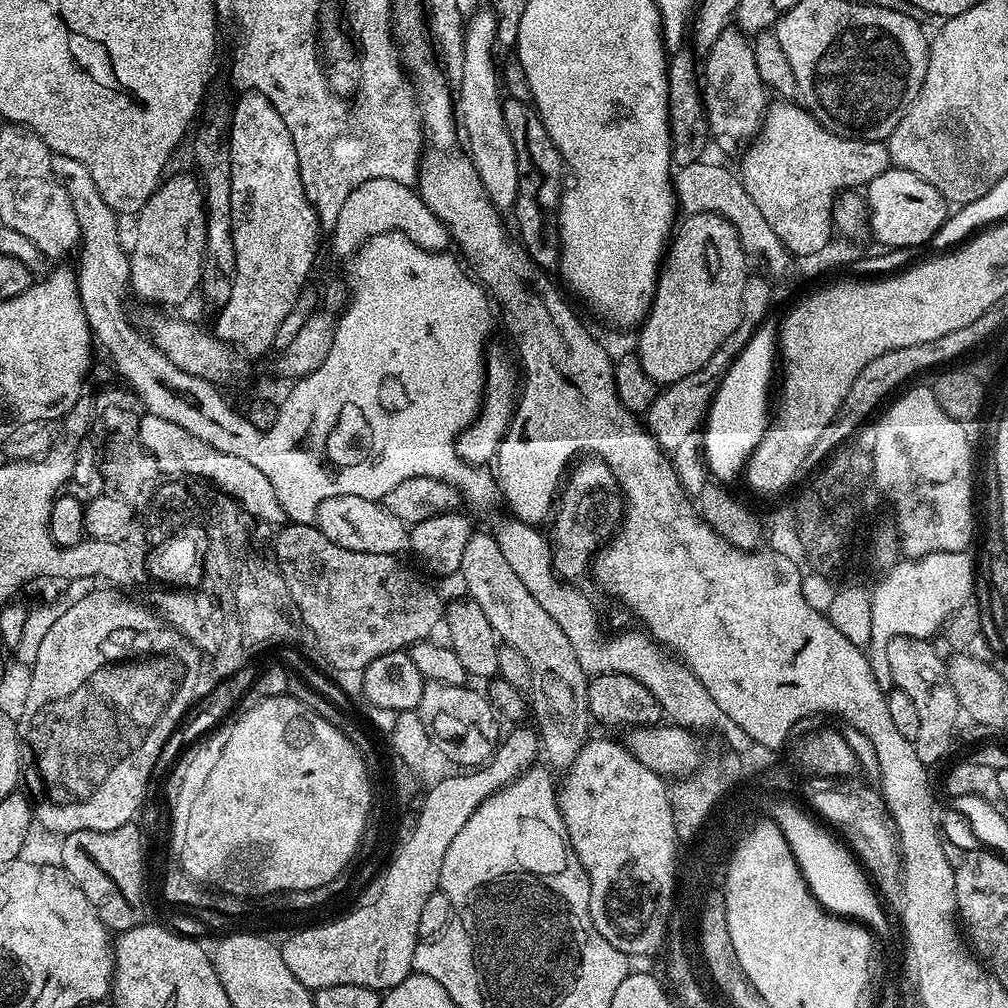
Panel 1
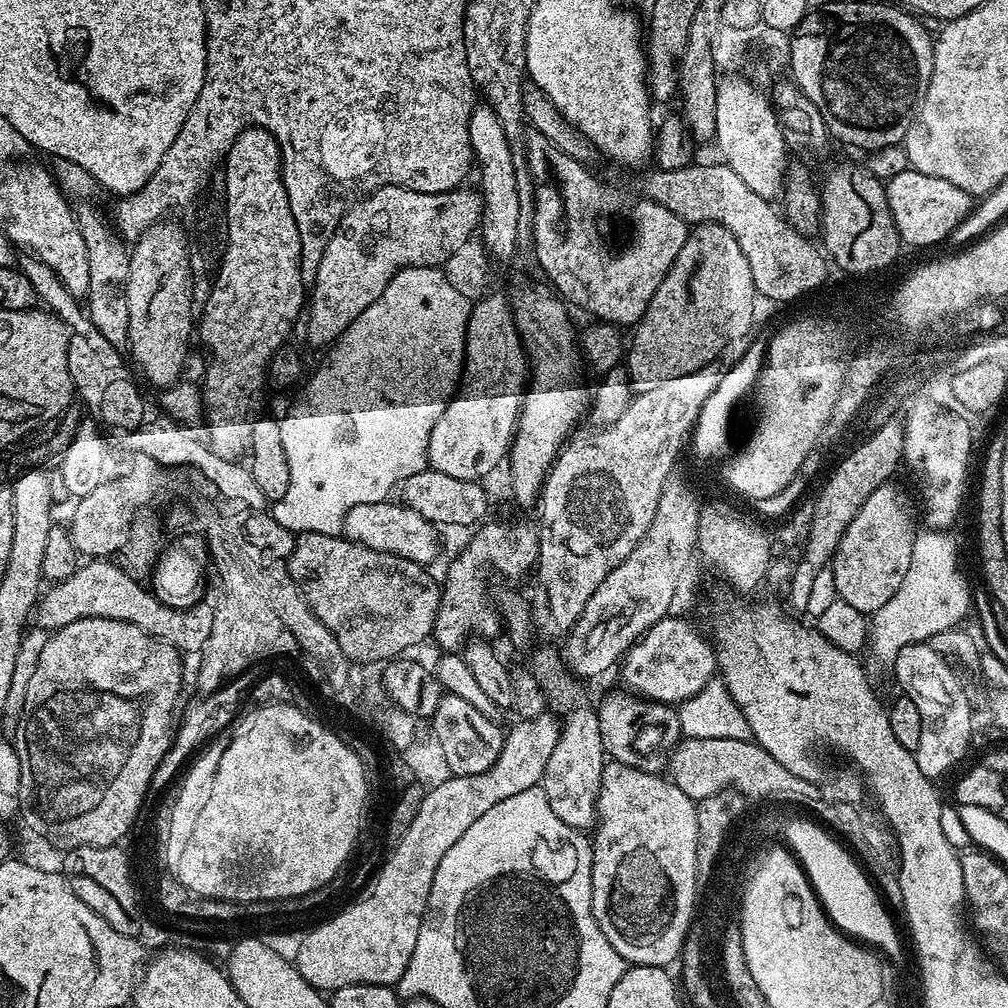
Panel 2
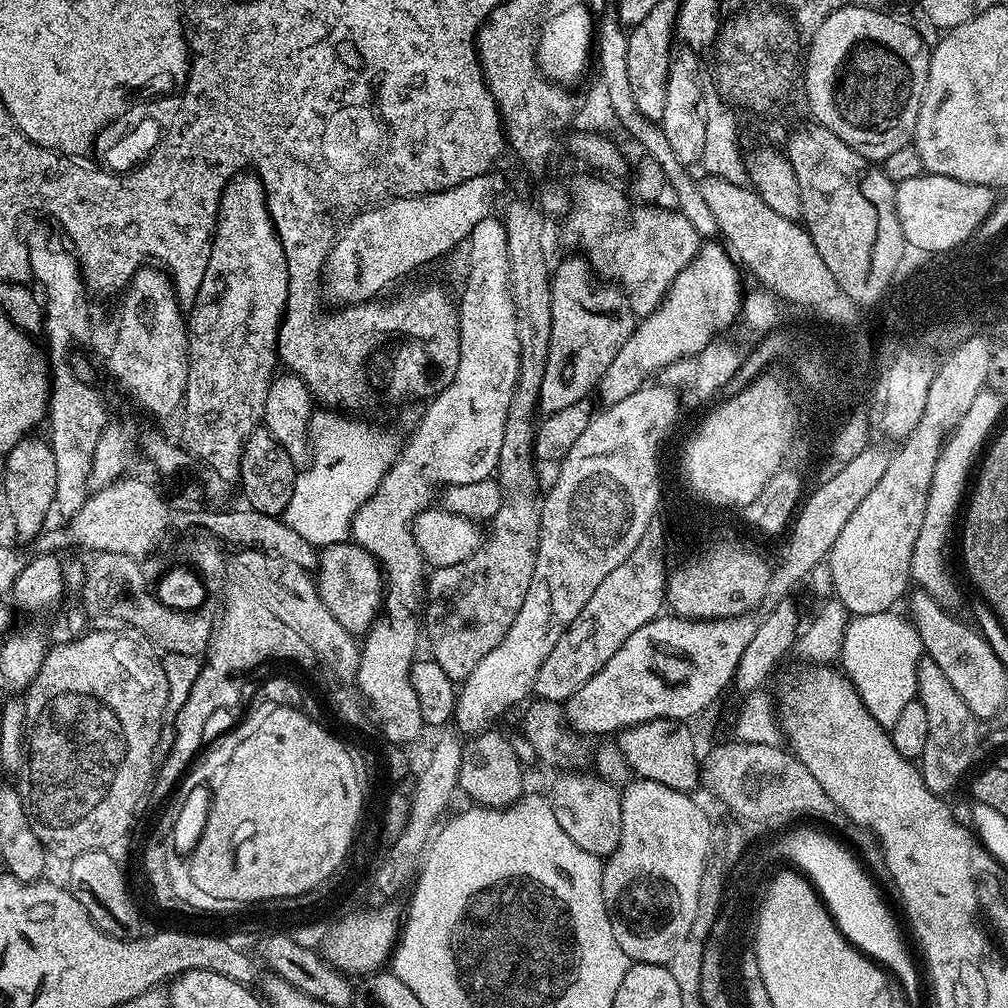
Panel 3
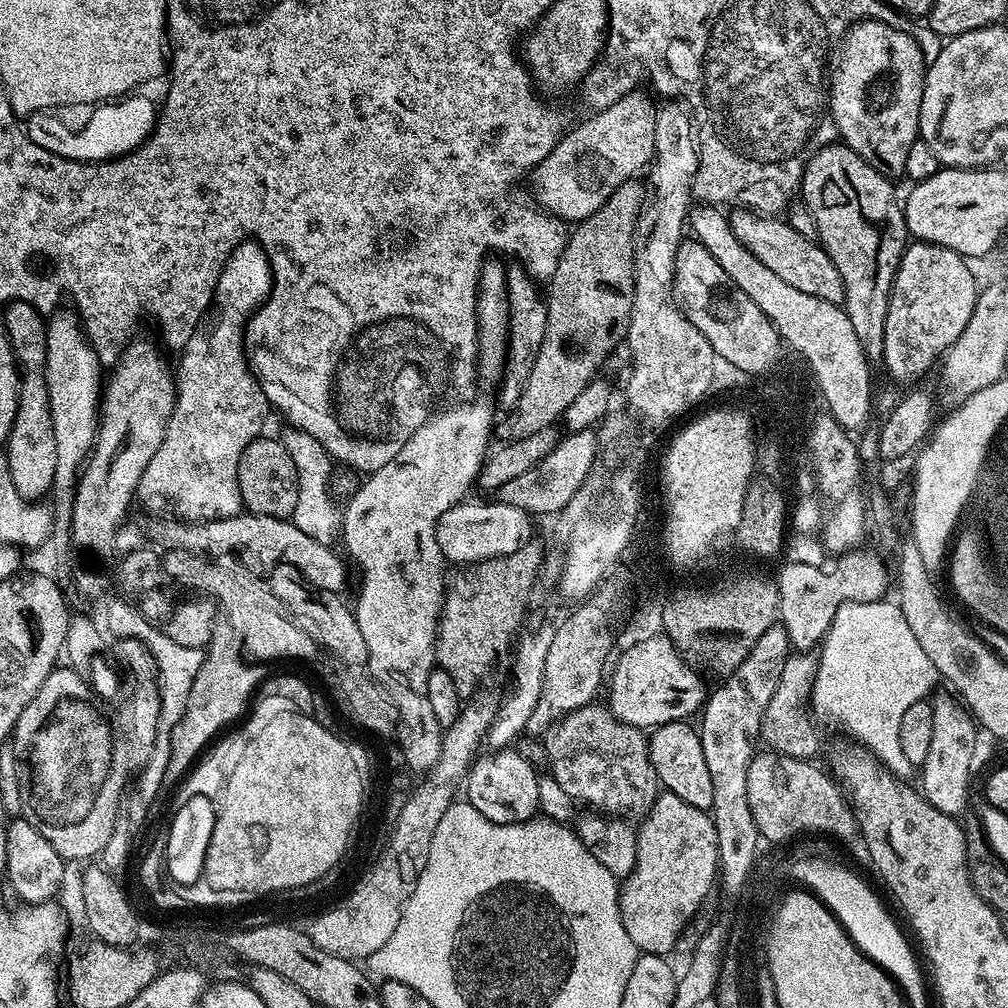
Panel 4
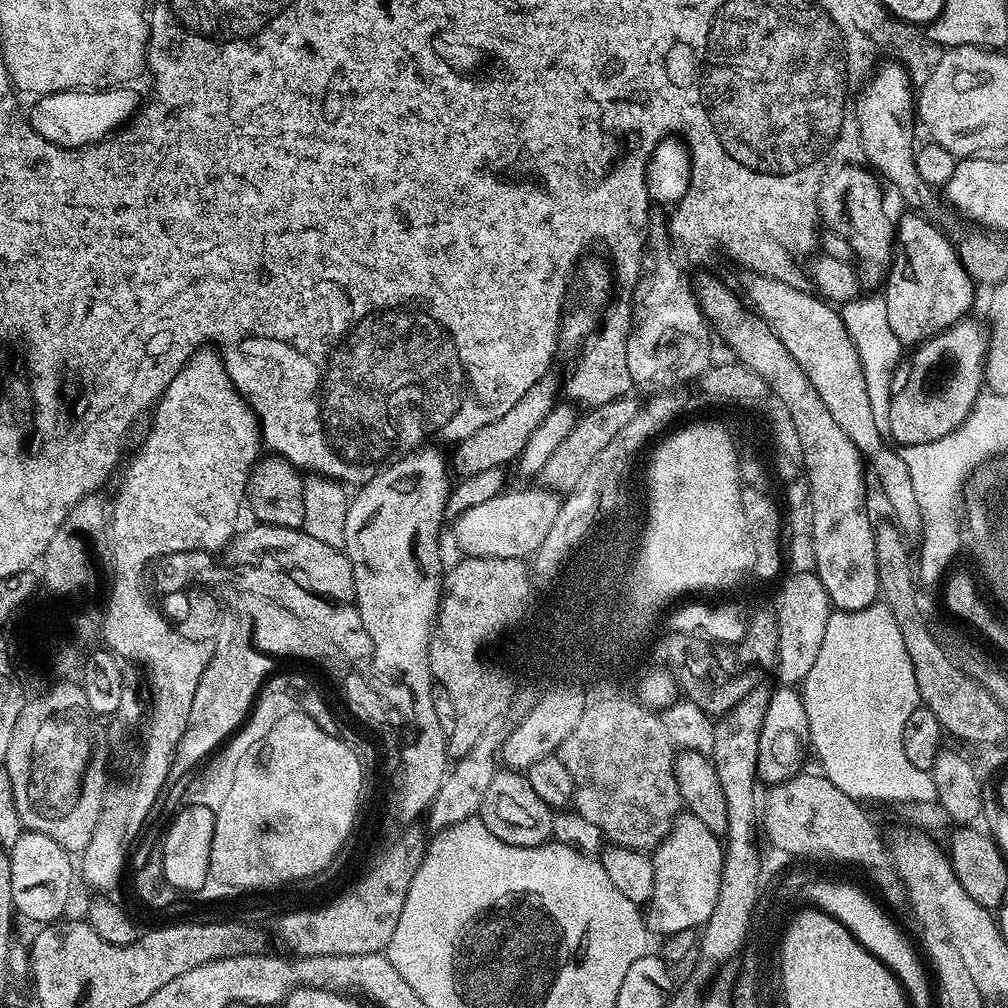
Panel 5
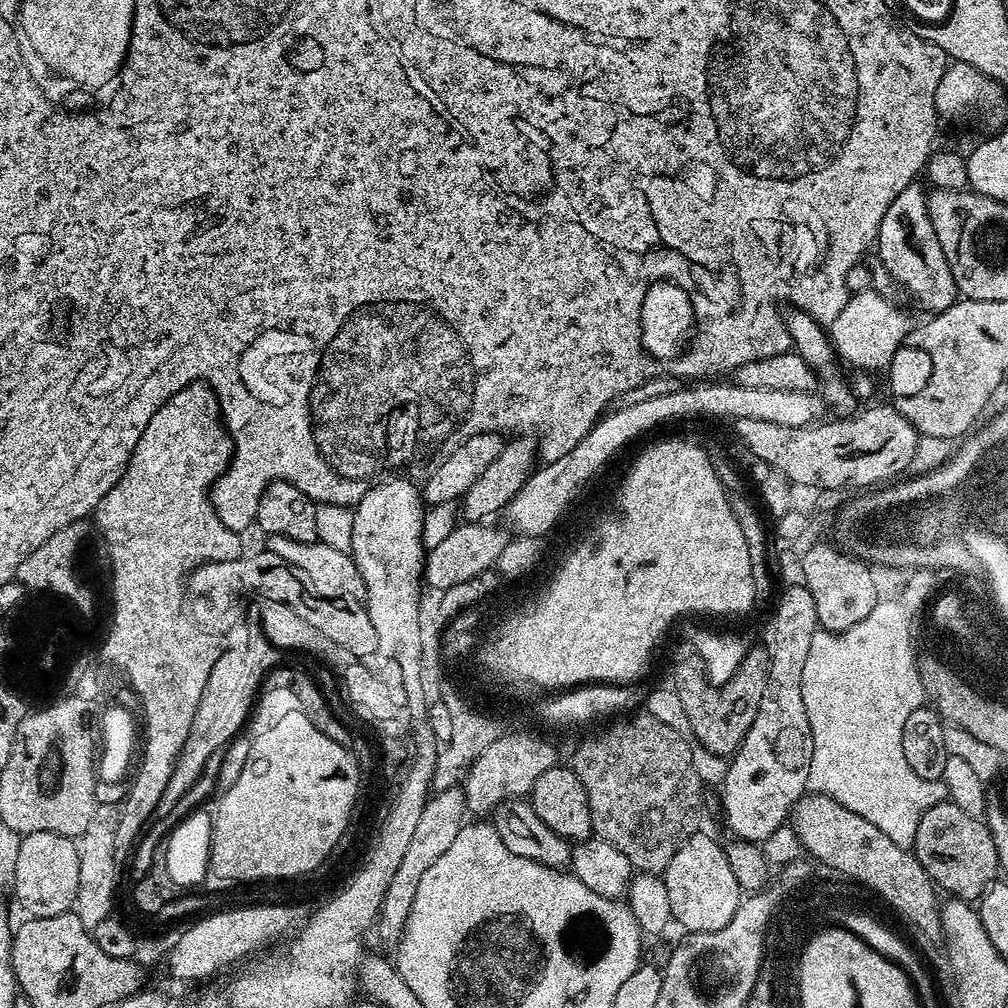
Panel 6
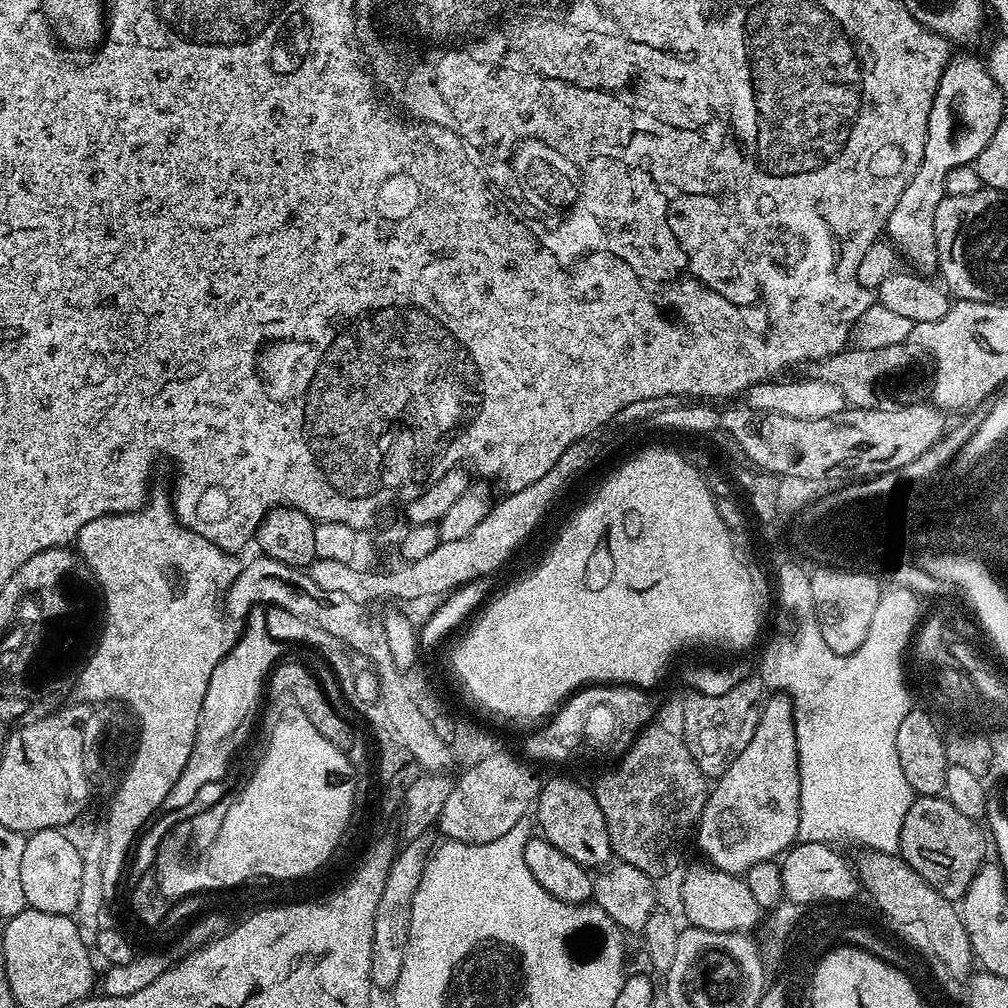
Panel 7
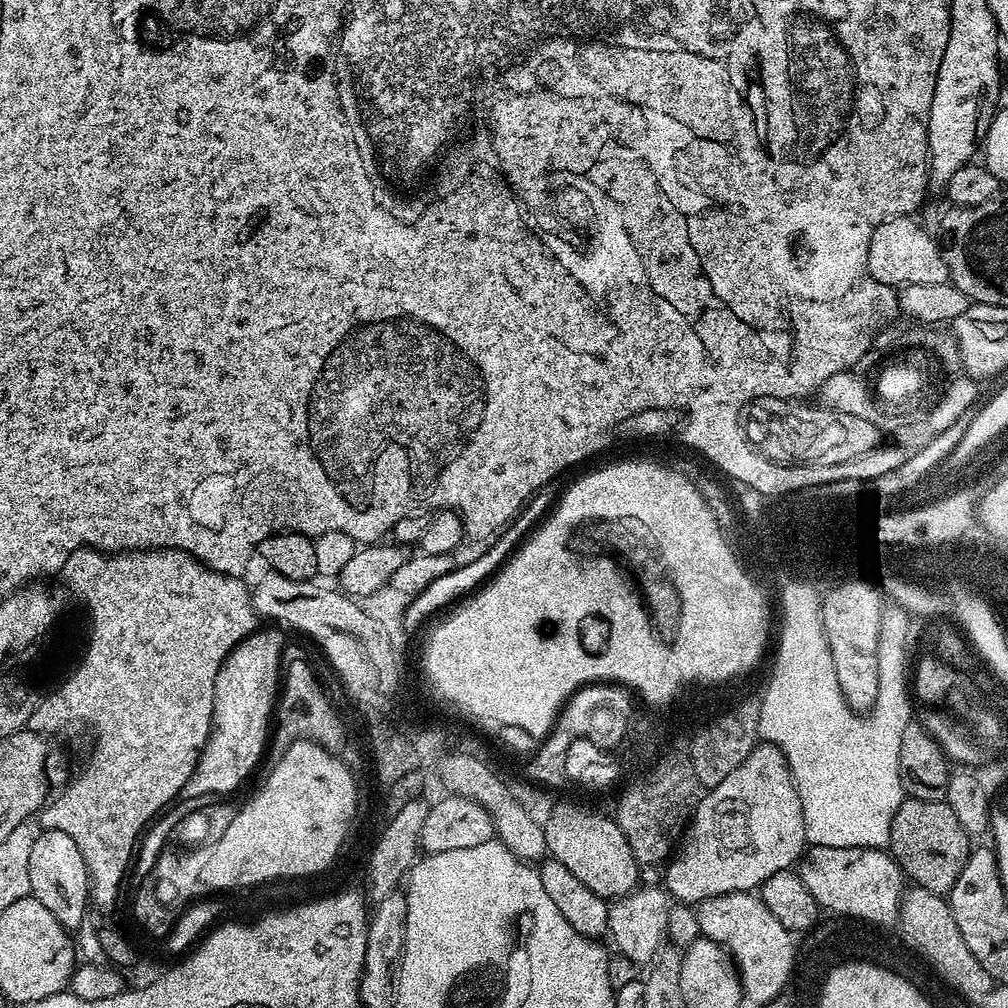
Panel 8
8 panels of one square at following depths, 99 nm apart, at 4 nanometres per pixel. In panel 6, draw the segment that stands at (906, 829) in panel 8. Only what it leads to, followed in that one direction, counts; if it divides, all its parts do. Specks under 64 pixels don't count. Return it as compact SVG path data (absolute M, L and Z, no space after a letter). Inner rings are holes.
M950 802L930 806L922 814L911 851L937 889L945 888L949 897L958 900L979 901L1000 872L998 850L987 823Z

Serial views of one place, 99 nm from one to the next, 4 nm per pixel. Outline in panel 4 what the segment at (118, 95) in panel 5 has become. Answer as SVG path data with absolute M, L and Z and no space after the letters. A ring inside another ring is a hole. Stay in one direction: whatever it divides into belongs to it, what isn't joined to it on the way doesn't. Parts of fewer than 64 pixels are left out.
M130 94L115 101L107 101L97 105L82 130L78 133L70 130L51 111L34 112L27 117L25 132L32 142L58 154L67 160L80 163L100 163L103 160L116 159L136 149L152 132L156 124L158 108L146 96Z

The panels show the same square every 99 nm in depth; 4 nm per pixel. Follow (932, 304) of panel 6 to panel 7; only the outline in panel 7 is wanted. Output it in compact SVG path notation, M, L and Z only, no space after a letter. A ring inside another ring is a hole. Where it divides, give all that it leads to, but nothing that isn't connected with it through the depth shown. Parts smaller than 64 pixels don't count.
M953 55L949 59L930 106L922 162L914 170L914 178L910 178L906 190L902 190L886 229L892 247L913 264L911 267L917 273L932 274L940 267L934 238L934 210L946 194L946 174L954 166L972 164L986 150L986 142L994 138L994 130L1006 119L1004 104L1006 98L981 57L979 60L976 56Z

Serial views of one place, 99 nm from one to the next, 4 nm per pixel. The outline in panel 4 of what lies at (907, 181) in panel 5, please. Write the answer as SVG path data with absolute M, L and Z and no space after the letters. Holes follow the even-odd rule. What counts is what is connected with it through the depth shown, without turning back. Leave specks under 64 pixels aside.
M861 20L853 24L843 37L844 49L836 64L836 73L830 76L828 110L836 124L839 139L857 152L870 166L883 176L904 176L904 163L910 146L920 134L920 107L926 61L911 31L895 28L877 20Z

